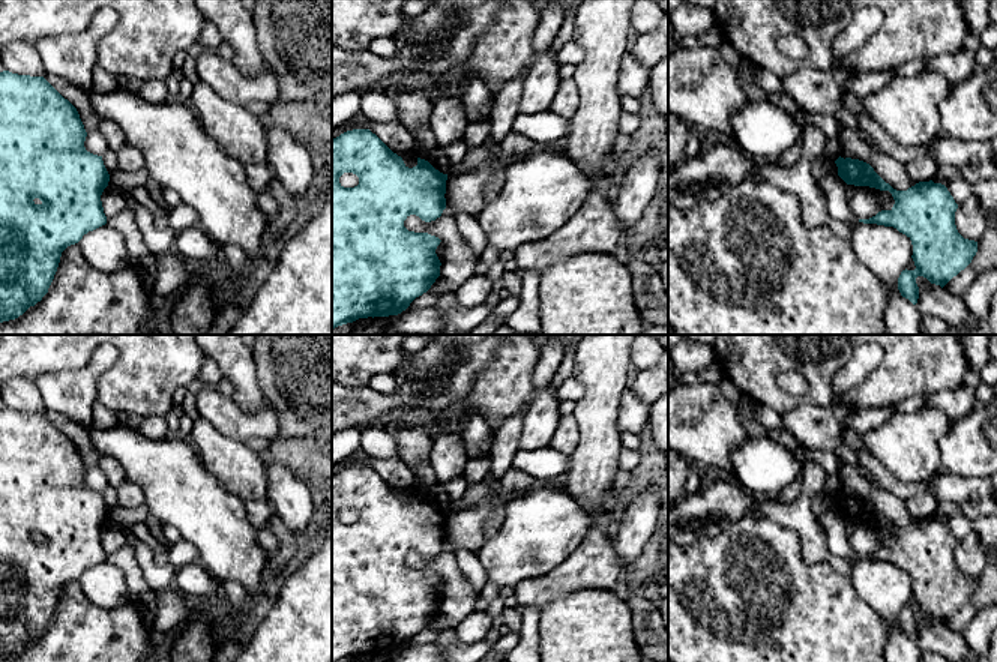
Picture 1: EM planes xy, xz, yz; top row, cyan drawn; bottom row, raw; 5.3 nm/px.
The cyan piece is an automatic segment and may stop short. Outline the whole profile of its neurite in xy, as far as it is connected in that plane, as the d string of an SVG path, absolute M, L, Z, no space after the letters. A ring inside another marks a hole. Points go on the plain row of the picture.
M0 408L0 659L15 656L48 629L62 588L107 560L101 531L110 510L102 492L86 486L77 444L44 413Z

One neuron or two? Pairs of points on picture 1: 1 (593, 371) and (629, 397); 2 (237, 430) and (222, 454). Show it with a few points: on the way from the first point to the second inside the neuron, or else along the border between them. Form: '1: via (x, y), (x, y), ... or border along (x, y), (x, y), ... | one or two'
1: border along (629, 388), (620, 400), (616, 427) | two
2: border along (203, 418), (227, 436), (245, 443) | two

